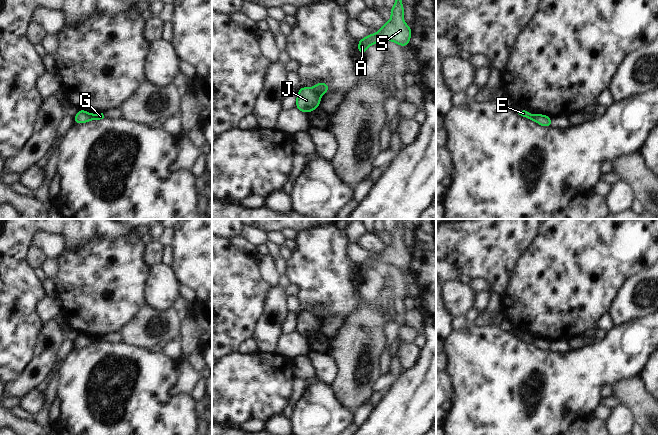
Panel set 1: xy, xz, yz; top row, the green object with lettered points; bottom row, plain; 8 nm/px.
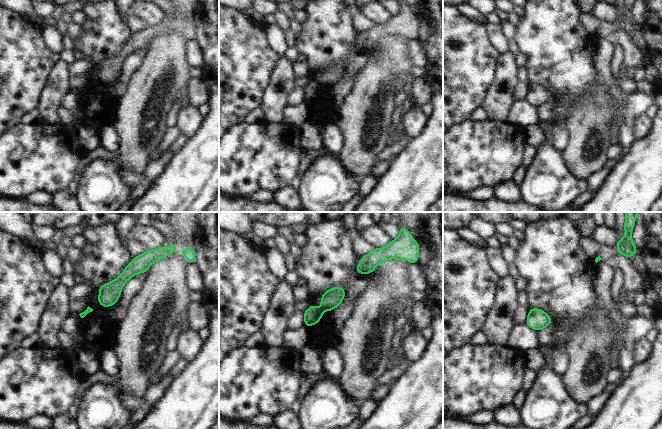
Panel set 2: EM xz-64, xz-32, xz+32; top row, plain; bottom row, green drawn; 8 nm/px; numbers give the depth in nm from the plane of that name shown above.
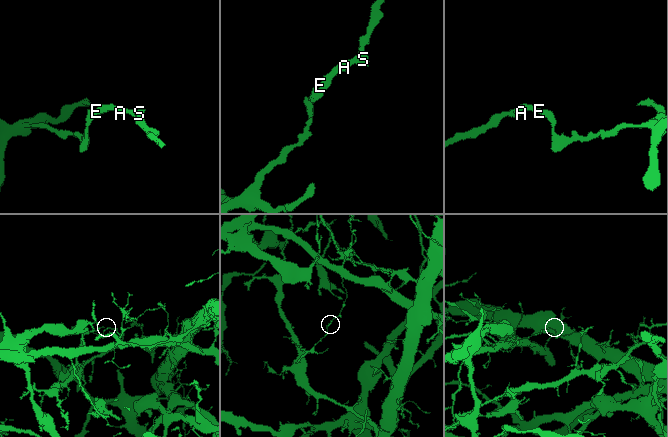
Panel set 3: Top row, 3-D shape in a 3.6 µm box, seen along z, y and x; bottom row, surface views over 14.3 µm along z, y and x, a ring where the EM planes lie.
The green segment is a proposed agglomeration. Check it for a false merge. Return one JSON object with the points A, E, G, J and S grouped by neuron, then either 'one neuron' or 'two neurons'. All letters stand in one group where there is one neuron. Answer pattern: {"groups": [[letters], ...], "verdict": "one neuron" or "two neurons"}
{"groups": [["A", "E", "G", "S"], ["J"]], "verdict": "two neurons"}

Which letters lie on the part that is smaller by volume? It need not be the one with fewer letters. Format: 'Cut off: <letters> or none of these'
Cut off: A, E, G, S

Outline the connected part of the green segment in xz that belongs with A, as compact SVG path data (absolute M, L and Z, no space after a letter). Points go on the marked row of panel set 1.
M395 0L390 9L391 19L386 22L375 34L368 34L365 38L358 40L358 53L364 55L366 49L375 45L379 40L393 41L401 47L410 43L412 28L408 27L403 19L404 7L402 0Z

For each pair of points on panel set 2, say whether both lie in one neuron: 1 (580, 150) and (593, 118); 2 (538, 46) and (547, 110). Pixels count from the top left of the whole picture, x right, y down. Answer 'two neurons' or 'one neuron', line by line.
1: one neuron
2: two neurons

